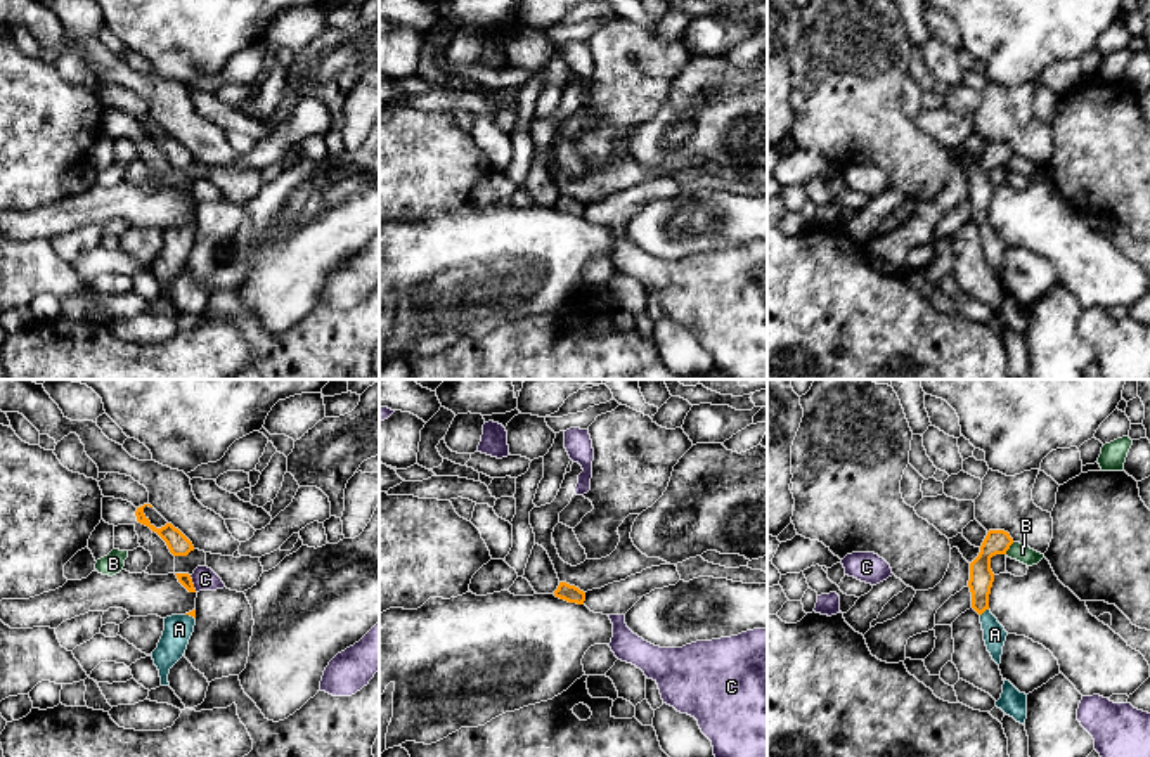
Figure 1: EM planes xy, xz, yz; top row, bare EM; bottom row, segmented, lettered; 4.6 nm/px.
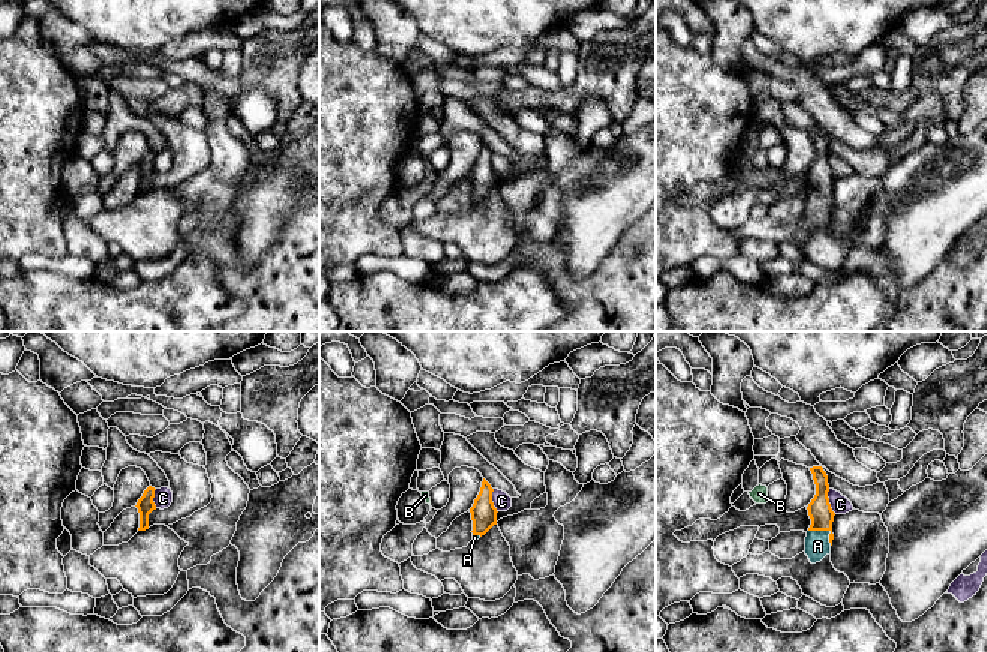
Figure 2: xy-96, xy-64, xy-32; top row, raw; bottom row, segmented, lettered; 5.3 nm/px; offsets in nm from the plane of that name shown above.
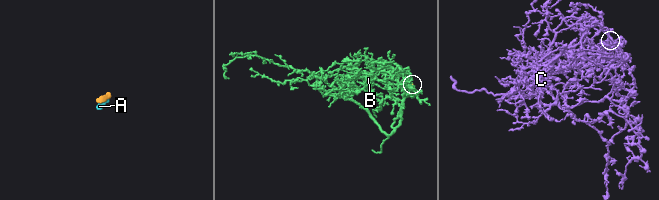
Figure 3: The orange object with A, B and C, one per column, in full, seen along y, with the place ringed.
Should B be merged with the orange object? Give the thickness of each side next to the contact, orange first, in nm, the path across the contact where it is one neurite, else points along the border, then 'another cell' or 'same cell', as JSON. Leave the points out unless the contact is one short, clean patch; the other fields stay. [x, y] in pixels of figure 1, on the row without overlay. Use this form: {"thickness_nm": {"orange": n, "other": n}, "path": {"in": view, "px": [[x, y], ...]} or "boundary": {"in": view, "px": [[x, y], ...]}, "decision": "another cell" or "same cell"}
{"thickness_nm": {"orange": 110, "other": 90}, "boundary": {"in": "yz", "px": [[1014, 155], [1005, 165]]}, "decision": "another cell"}

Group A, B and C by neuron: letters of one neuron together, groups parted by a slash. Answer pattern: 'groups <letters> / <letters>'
groups A / B / C

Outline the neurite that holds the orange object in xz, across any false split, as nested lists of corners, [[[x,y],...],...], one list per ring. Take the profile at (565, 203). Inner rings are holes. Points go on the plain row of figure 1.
[[[559,194],[558,201],[554,203],[554,208],[577,217],[584,217],[585,213],[585,204],[566,194]]]

